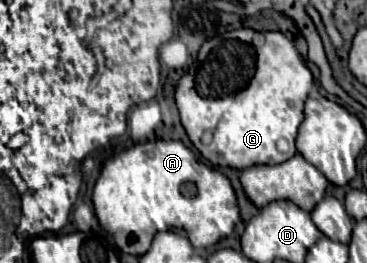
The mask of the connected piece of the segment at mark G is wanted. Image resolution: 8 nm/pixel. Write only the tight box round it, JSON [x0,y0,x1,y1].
[175,28,313,170]

